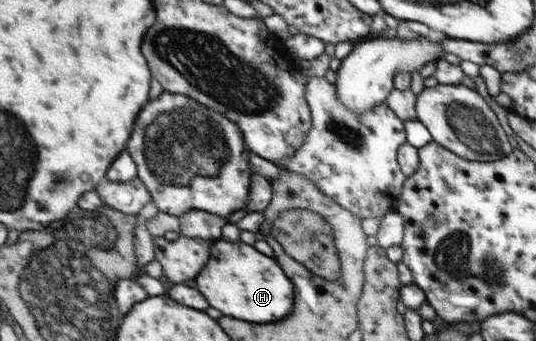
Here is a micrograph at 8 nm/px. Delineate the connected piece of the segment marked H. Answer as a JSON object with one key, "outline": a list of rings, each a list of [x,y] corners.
{"outline":[[[226,240],[212,246],[210,258],[204,272],[196,278],[196,284],[208,302],[226,316],[264,324],[282,320],[292,312],[297,289],[274,258],[258,252],[254,245]]]}

